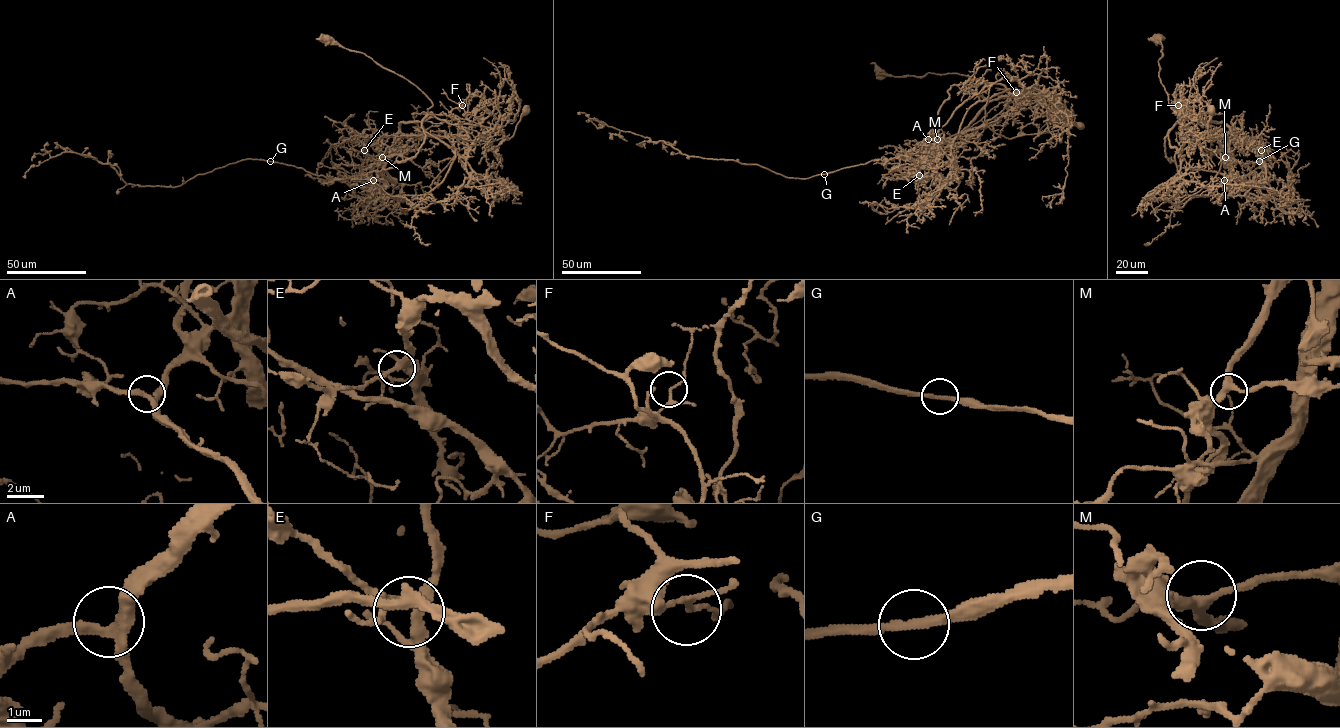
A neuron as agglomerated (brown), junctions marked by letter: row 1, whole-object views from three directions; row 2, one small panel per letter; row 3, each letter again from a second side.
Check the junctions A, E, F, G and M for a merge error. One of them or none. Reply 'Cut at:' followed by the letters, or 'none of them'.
Cut at: F

